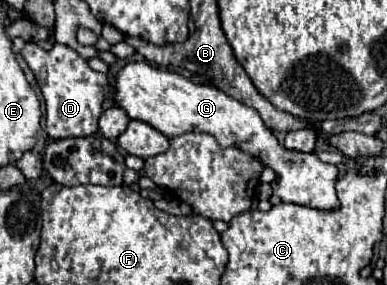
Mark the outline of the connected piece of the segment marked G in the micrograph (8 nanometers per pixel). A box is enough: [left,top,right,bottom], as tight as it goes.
[116,62,340,212]

